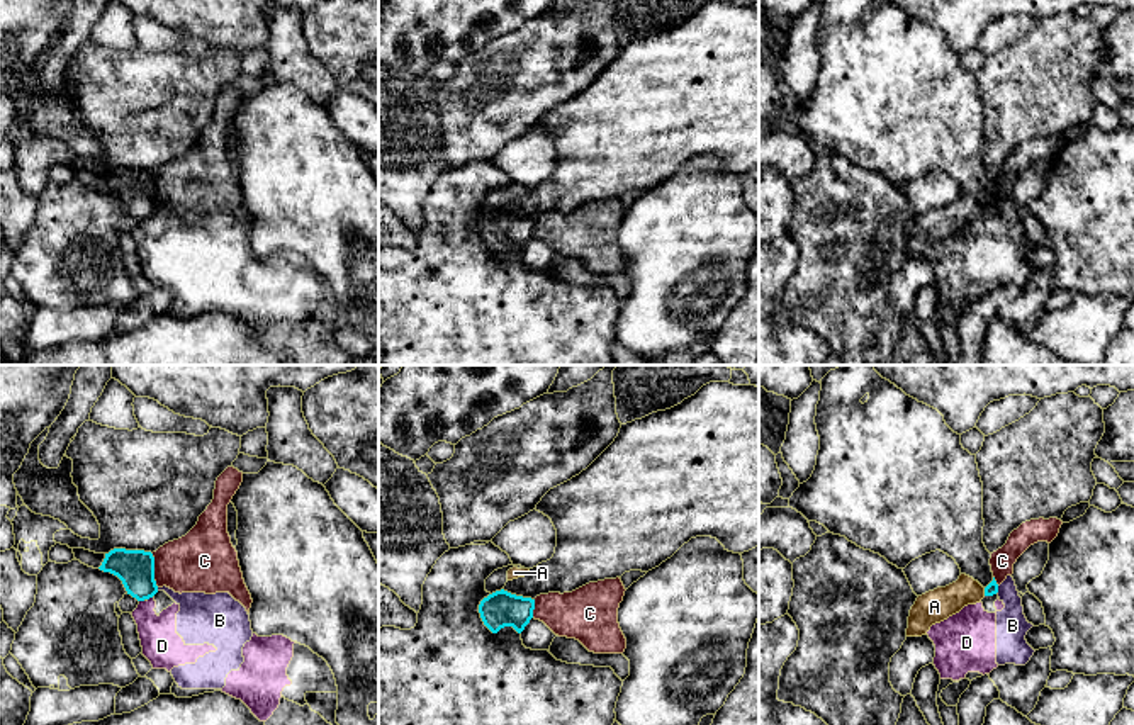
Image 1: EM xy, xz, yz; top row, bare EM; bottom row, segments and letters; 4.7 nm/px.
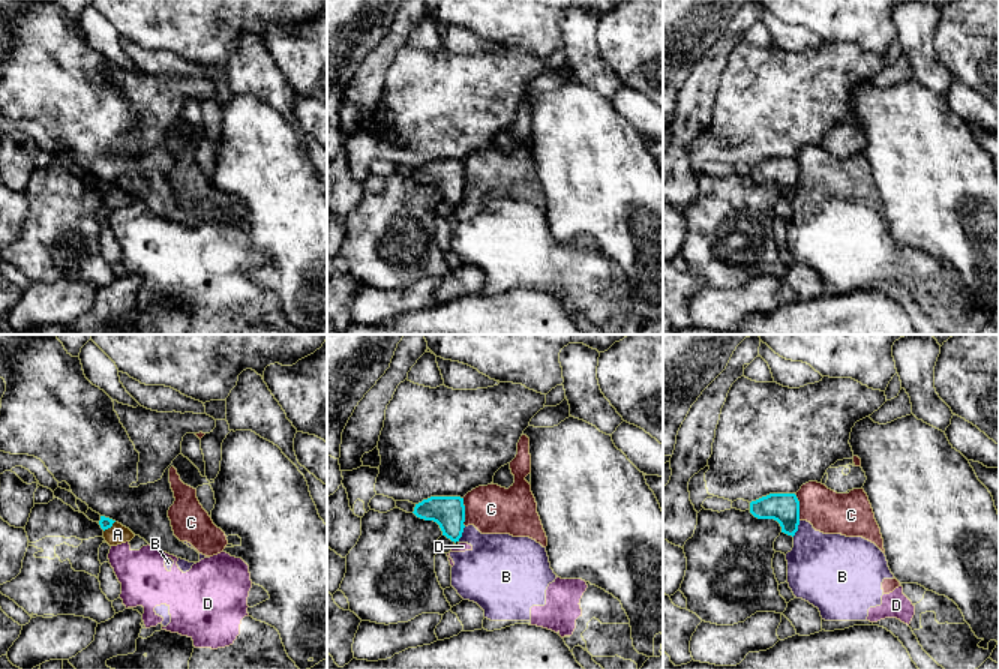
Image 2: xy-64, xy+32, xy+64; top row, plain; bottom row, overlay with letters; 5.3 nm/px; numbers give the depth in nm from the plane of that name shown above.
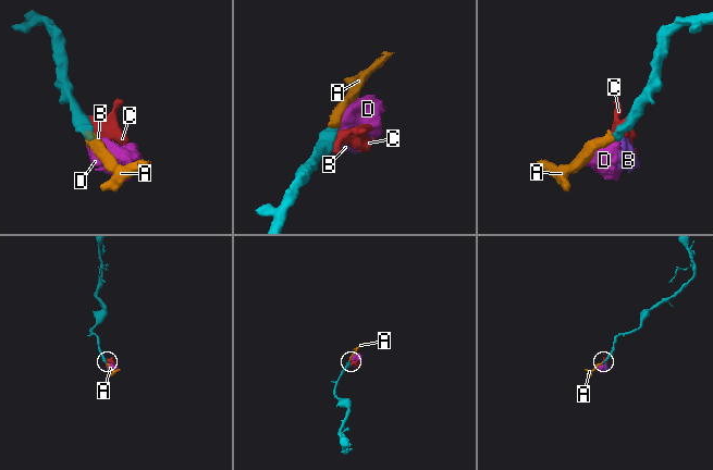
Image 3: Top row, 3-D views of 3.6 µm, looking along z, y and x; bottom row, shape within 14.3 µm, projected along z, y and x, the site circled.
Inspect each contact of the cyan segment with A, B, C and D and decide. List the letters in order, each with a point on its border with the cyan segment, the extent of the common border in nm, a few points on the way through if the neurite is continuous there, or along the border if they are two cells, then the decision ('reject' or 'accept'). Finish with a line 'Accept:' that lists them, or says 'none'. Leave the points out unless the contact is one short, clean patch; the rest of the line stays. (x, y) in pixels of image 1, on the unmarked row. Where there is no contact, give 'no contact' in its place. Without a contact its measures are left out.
A: meets cyan in yz at (985, 211); contact 40 nm long; runs through yz (992, 207), (985, 211), (963, 211), (937, 224); accept
B: meets cyan in yz at (997, 209); contact 40 nm long; border along yz (999, 206), (995, 213); reject
C: meets cyan in xy at (153, 191); contact 160 nm long; border along xy (151, 174), (158, 206); reject
D: meets cyan in xy at (150, 216); contact 30 nm long; border along xy (151, 216), (148, 219); reject
Accept: A

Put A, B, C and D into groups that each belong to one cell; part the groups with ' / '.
A / B C D

